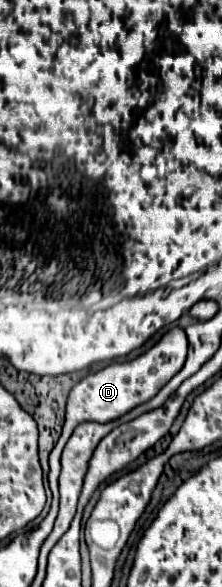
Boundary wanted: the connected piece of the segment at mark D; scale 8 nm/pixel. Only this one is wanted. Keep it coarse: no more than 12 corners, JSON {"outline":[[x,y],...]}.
{"outline":[[170,329],[146,353],[74,385],[50,453],[80,421],[108,423],[150,401],[184,365],[186,333]]}

